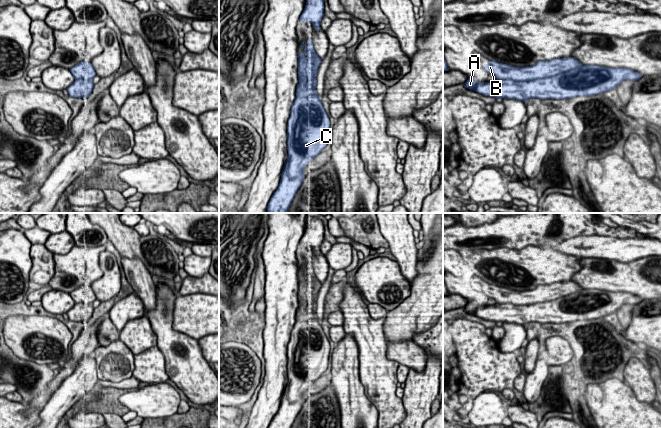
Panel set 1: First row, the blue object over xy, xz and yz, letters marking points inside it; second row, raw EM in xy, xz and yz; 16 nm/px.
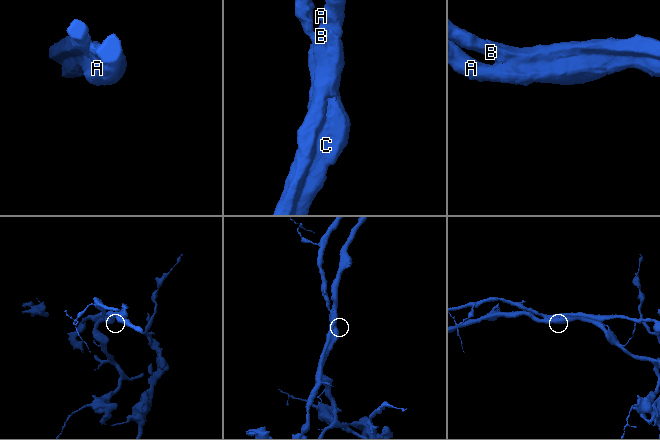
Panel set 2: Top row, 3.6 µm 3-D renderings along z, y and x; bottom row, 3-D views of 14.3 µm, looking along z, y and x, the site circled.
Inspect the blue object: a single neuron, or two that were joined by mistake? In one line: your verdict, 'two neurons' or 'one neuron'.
two neurons

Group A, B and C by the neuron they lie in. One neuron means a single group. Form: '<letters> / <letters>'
A C / B

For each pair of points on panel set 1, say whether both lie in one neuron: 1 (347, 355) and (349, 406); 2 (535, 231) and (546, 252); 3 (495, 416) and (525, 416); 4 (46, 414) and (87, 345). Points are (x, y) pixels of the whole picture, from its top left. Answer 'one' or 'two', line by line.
1: one
2: two
3: two
4: one

